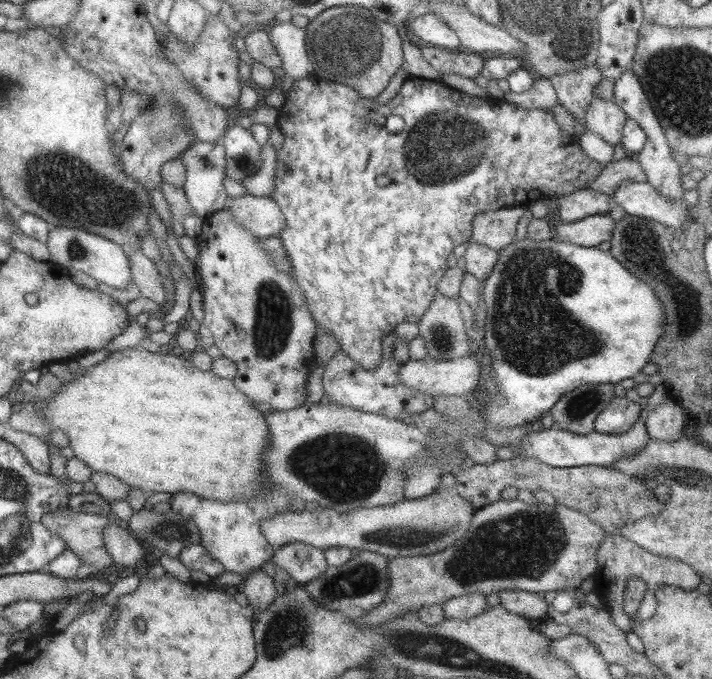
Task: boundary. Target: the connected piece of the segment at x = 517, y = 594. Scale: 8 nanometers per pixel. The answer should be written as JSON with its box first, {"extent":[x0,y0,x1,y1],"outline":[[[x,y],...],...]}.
{"extent":[498,590,547,619],"outline":[[[503,590],[498,592],[500,605],[510,614],[517,614],[525,619],[546,619],[547,603],[537,593],[521,590]]]}

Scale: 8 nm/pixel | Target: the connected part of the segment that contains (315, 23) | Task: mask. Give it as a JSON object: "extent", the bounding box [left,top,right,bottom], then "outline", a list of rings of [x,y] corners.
{"extent":[305,6,403,100],"outline":[[[334,6],[321,11],[305,28],[305,48],[314,74],[349,86],[359,97],[375,100],[403,64],[402,32],[358,6]]]}

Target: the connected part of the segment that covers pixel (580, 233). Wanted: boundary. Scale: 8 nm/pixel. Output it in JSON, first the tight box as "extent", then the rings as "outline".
{"extent":[551,215,614,248],"outline":[[[590,215],[581,220],[561,223],[551,230],[551,239],[559,242],[570,242],[577,246],[597,248],[599,242],[610,241],[614,223],[608,216]]]}

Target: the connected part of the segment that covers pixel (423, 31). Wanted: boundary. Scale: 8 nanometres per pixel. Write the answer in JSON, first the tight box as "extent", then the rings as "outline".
{"extent":[404,13,460,49],"outline":[[[433,13],[421,14],[413,20],[407,20],[404,29],[409,29],[425,45],[442,47],[443,49],[460,49],[457,35],[449,29],[447,23]]]}

